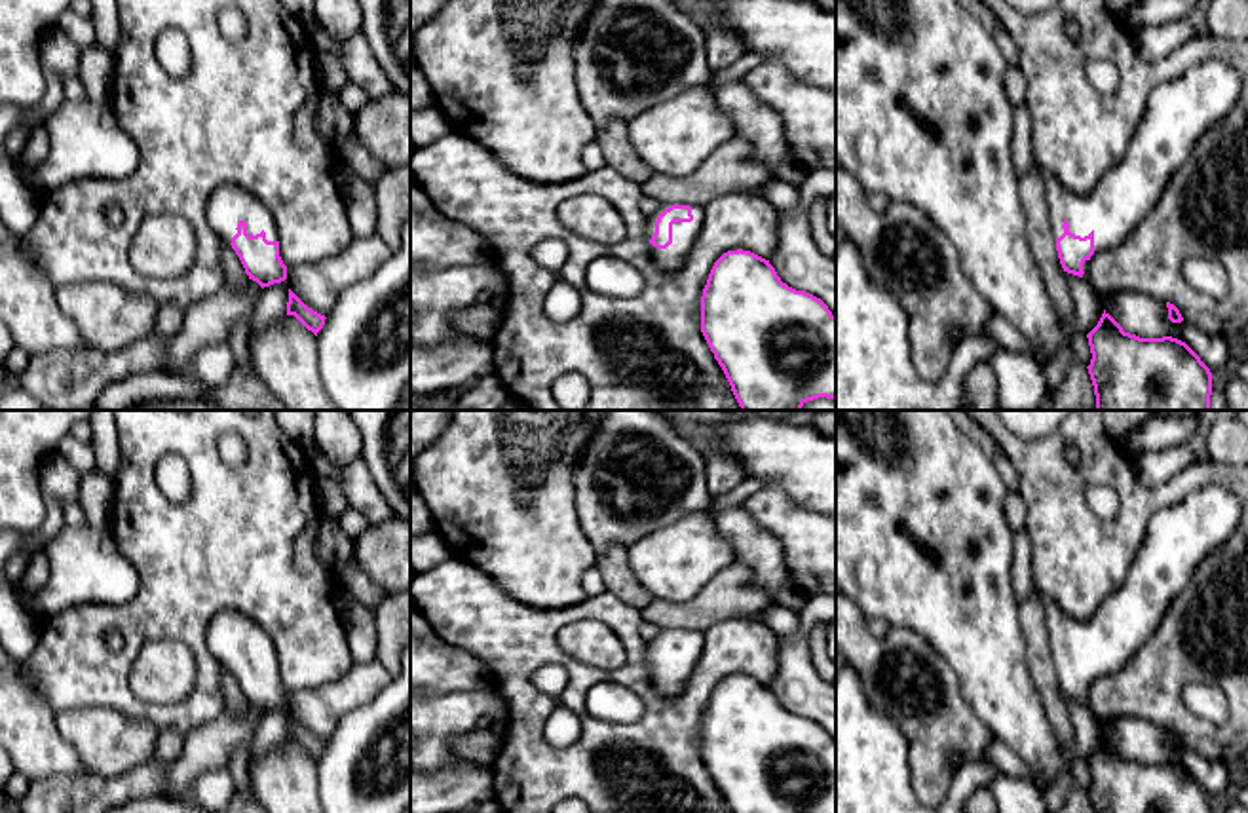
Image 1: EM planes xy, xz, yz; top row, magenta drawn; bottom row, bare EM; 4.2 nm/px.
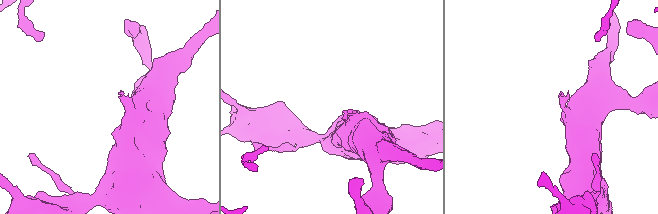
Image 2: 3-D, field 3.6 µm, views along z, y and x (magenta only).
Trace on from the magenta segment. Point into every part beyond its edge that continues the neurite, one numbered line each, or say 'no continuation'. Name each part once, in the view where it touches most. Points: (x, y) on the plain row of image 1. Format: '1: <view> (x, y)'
1: xz (684, 660)

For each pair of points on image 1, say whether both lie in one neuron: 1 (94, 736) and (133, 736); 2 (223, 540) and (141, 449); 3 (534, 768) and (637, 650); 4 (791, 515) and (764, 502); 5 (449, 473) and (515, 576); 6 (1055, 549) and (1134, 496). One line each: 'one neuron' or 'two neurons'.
1: one neuron
2: one neuron
3: one neuron
4: one neuron
5: one neuron
6: one neuron

